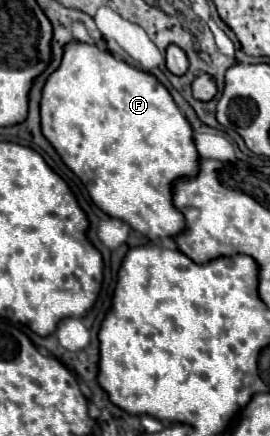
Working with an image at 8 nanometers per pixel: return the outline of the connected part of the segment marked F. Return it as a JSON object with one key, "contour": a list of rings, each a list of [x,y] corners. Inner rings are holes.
{"contour":[[[71,42],[65,46],[59,70],[53,72],[43,86],[41,128],[43,136],[83,180],[93,202],[105,214],[121,218],[149,240],[175,238],[185,232],[185,218],[173,206],[173,184],[179,178],[199,174],[199,152],[193,142],[191,124],[155,76],[117,60],[109,52],[101,52],[93,44]]]}

